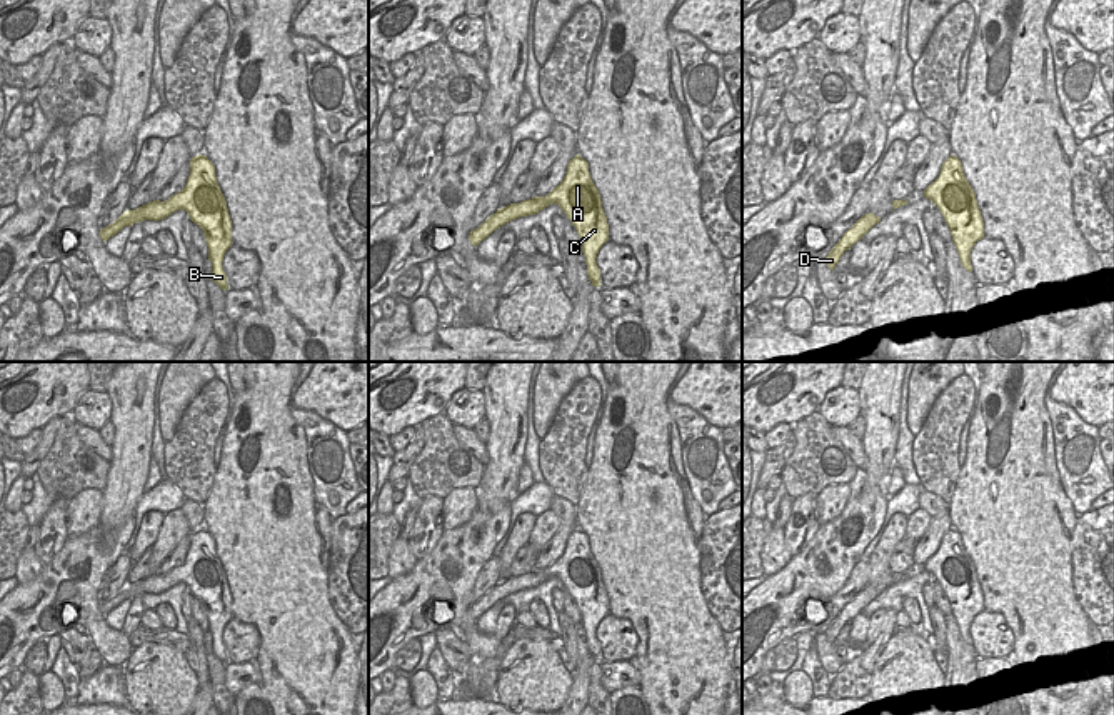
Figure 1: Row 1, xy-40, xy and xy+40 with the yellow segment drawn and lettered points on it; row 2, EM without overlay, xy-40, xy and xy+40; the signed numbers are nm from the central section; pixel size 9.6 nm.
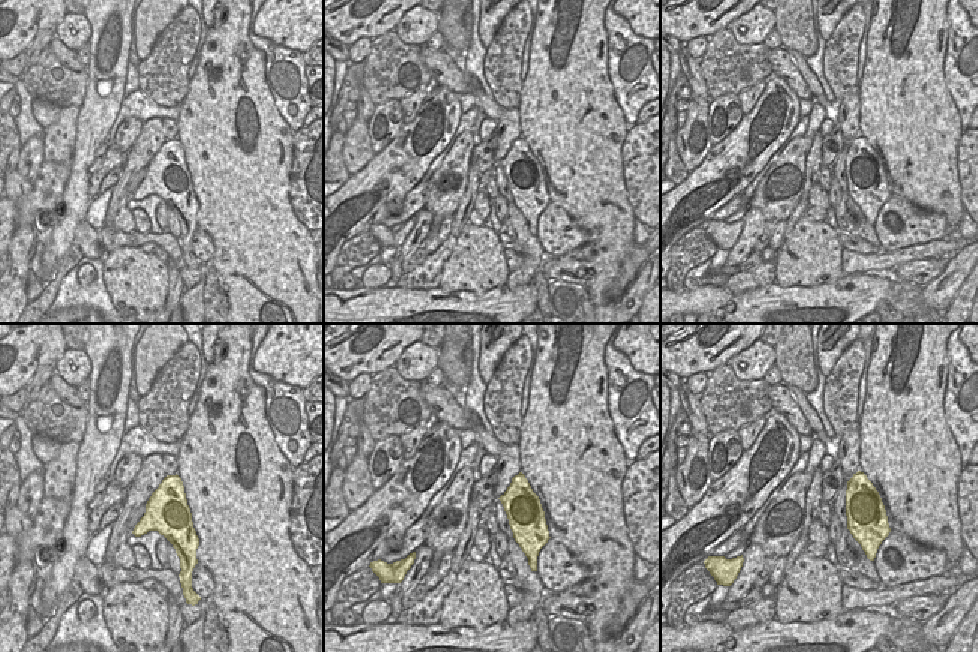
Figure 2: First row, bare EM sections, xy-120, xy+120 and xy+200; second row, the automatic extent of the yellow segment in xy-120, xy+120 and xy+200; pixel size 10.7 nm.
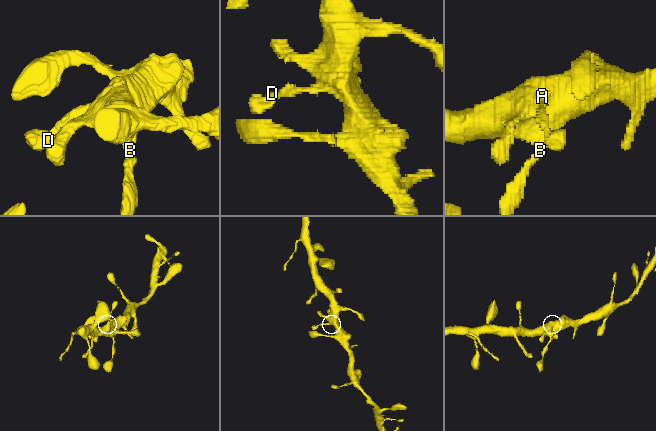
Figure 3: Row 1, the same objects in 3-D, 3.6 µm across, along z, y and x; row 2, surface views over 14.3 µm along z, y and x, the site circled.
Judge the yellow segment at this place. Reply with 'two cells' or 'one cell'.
one cell

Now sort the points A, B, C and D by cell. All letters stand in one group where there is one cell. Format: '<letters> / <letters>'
A B C D

